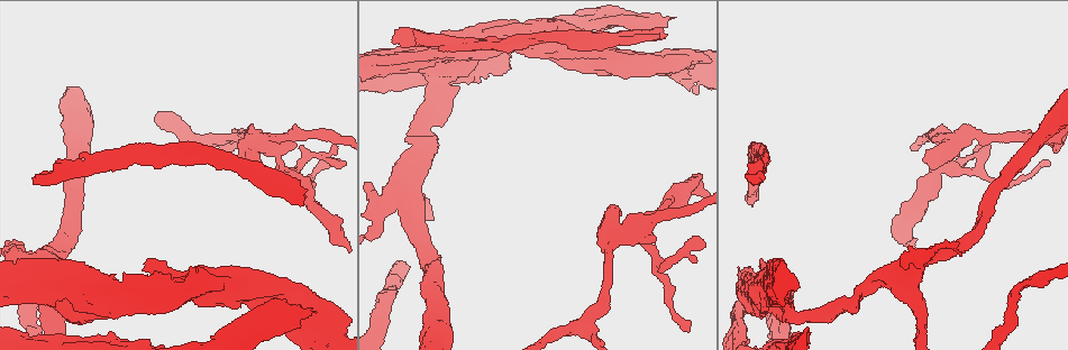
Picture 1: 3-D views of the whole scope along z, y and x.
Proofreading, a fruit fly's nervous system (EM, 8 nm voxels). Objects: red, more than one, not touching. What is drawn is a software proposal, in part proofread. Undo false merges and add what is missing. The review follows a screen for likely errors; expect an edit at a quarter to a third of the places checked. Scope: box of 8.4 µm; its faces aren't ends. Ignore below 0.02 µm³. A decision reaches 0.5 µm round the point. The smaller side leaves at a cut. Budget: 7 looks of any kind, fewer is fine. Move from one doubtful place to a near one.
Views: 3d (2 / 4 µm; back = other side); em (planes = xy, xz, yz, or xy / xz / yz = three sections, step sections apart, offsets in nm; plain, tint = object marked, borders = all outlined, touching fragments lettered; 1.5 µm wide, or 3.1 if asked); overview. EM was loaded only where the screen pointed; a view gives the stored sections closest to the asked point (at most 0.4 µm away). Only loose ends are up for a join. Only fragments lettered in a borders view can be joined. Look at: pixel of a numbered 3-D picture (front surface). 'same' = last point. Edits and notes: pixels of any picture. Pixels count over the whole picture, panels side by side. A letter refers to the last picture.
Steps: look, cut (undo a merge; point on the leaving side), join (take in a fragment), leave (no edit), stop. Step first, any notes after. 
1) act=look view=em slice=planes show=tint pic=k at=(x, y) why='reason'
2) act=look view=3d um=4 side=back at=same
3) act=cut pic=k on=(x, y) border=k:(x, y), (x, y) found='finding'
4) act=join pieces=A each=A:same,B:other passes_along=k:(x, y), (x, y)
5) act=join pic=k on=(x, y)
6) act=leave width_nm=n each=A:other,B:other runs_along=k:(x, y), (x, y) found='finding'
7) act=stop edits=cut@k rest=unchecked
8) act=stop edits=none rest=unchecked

act=look view=3d um=4 pic=1 at=(325, 164) why='branch stops here'

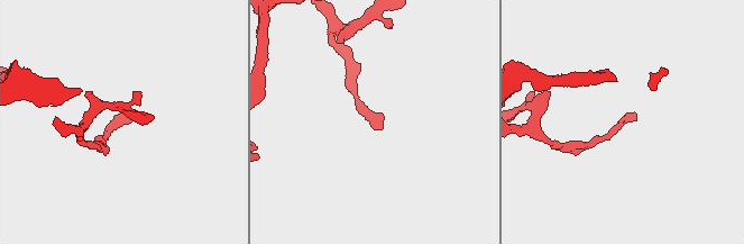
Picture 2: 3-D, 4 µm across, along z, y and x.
act=look view=em slice=planes show=plain pic=2 at=(380, 128) why='now the EM'

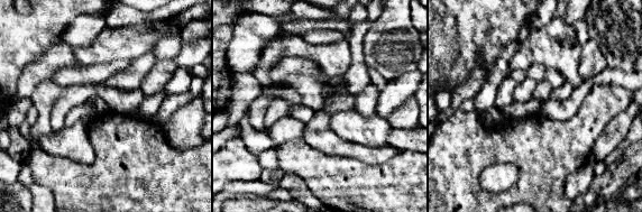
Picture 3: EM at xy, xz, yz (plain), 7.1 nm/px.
act=look view=em slice=planes show=borders at=same why='see the neighbours'

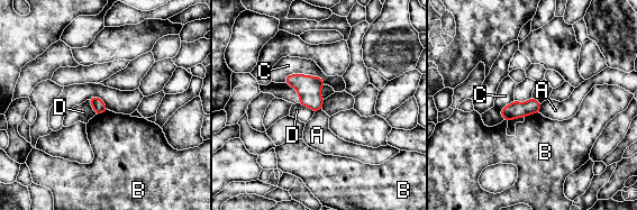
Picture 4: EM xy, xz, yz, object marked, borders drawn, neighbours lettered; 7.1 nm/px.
act=leave longest_contact=C:300nm each=A:other,B:other,C:other,D:other border=4:(542, 103), (538, 112) found='none of them fits'

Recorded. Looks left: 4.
act=look view=3d um=4 pic=1 at=(845, 302) why='branch point'

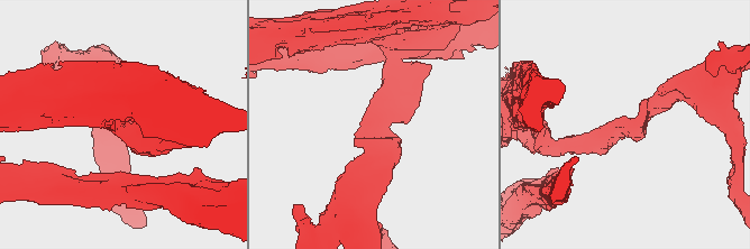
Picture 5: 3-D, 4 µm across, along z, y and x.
act=look view=em slice=planes show=plain pic=5 at=(628, 124)

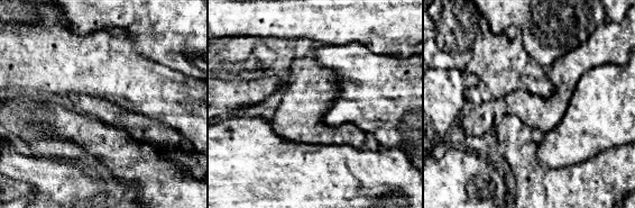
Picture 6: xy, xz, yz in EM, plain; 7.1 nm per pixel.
act=look view=em slice=planes show=borders at=same why='what lies round it'

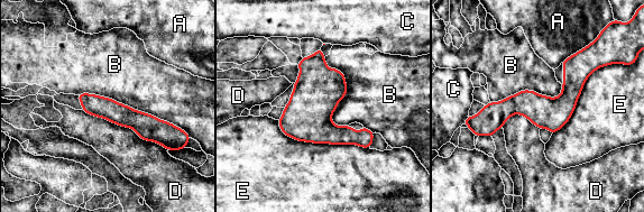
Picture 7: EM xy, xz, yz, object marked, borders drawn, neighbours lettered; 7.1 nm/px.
act=leave width_nm=240 each=A:other,B:other,C:other,D:other,E:other runs_along=7:(592, 67), (555, 106), (474, 122) found='all the same neuron'

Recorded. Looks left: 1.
act=look view=em slice=planes show=borders pic=1 at=(633, 21) why='free end'

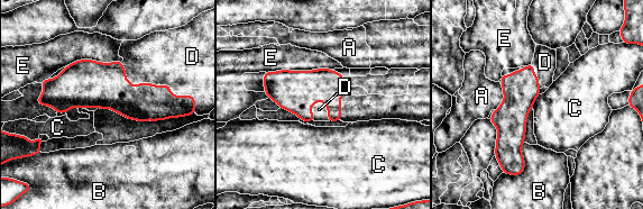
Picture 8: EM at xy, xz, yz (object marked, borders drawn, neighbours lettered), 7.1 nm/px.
act=join pieces=D each=A:other,B:other,C:other,D:same,E:other found='the neuron continues'

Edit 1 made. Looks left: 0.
act=stop edits=join@8 rest=unchecked

